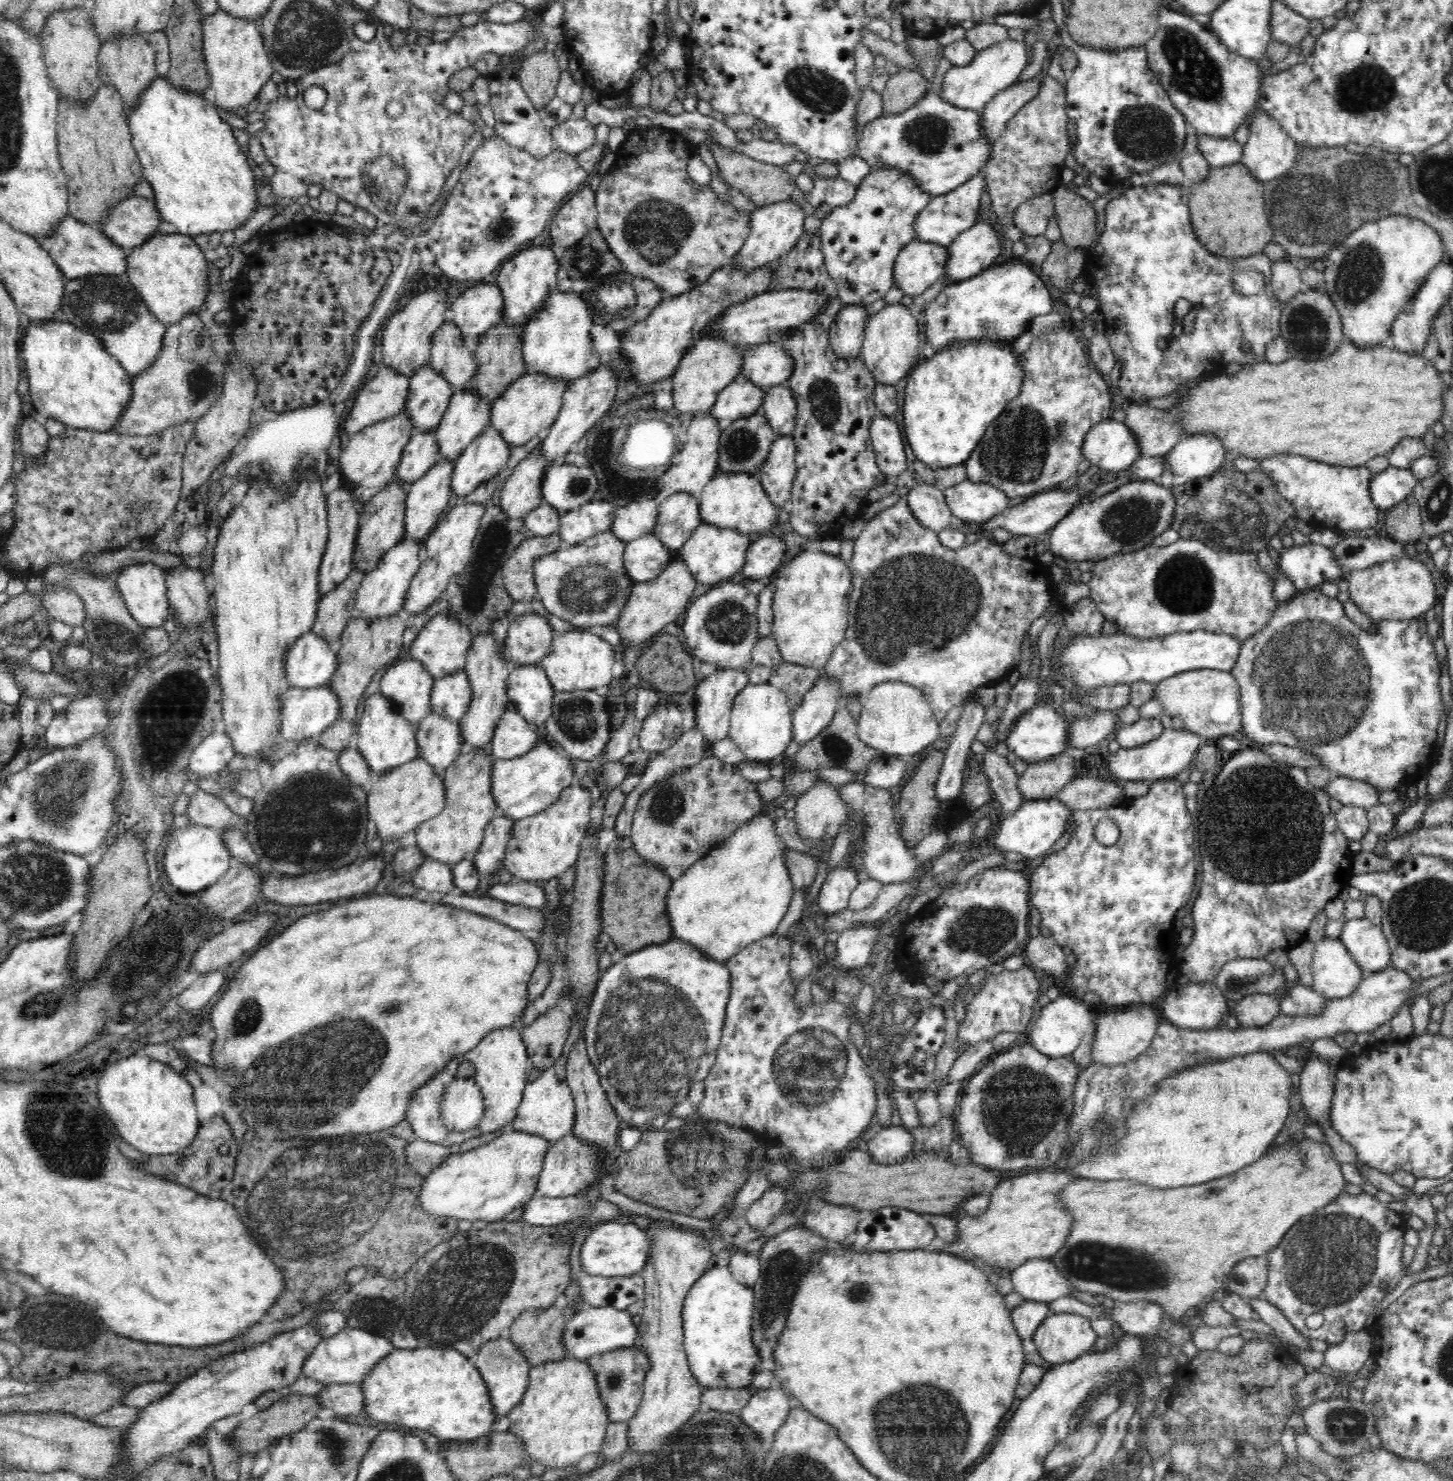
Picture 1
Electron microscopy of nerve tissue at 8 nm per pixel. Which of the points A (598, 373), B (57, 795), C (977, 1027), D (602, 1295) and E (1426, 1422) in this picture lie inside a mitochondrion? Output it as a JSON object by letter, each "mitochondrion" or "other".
{"A":"other","B":"mitochondrion","C":"other","D":"other","E":"other"}

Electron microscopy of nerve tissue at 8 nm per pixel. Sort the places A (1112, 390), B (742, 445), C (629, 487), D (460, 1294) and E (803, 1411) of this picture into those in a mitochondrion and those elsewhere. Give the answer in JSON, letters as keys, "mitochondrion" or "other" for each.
{"A":"other","B":"mitochondrion","C":"other","D":"mitochondrion","E":"other"}

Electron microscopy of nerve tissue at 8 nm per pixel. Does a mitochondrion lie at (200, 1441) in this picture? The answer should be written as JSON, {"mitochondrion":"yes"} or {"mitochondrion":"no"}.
{"mitochondrion":"no"}

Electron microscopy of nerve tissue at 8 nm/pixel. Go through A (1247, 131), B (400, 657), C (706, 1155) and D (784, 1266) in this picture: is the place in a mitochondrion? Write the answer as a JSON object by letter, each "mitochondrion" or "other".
{"A":"other","B":"other","C":"mitochondrion","D":"mitochondrion"}

